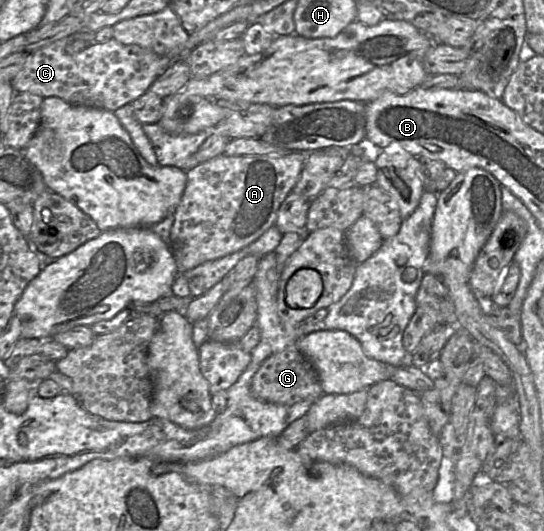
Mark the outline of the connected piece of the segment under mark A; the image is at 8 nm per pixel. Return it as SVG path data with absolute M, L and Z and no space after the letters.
M309 153L221 154L187 171L187 184L173 212L170 233L178 275L243 249L275 225L279 208L294 189Z

